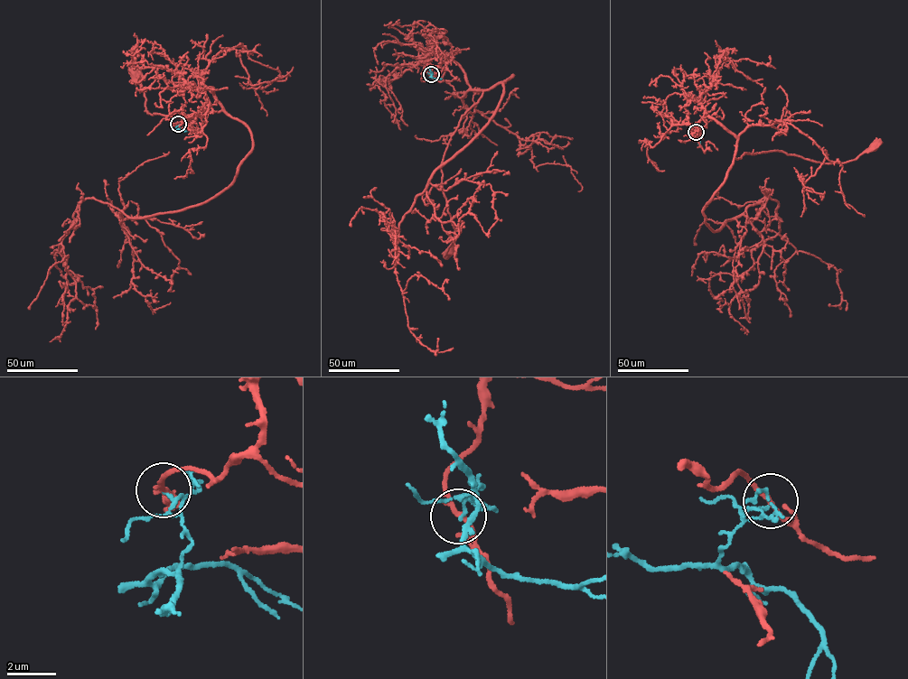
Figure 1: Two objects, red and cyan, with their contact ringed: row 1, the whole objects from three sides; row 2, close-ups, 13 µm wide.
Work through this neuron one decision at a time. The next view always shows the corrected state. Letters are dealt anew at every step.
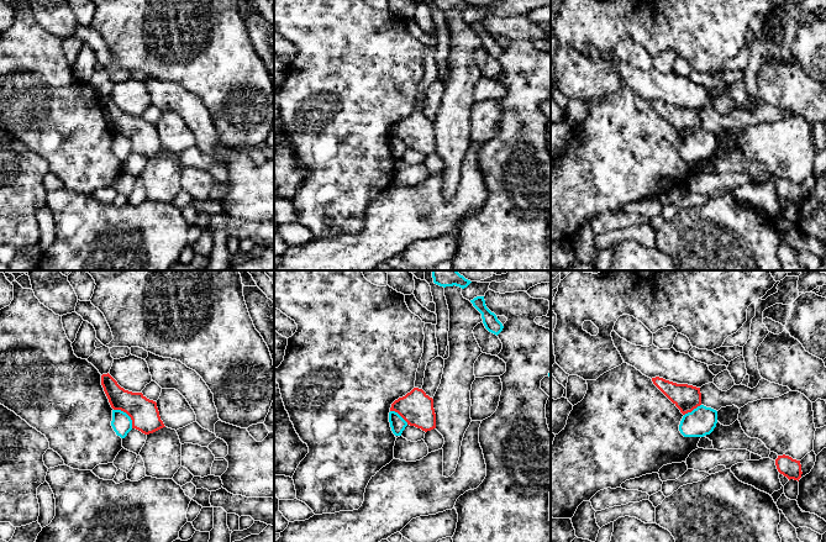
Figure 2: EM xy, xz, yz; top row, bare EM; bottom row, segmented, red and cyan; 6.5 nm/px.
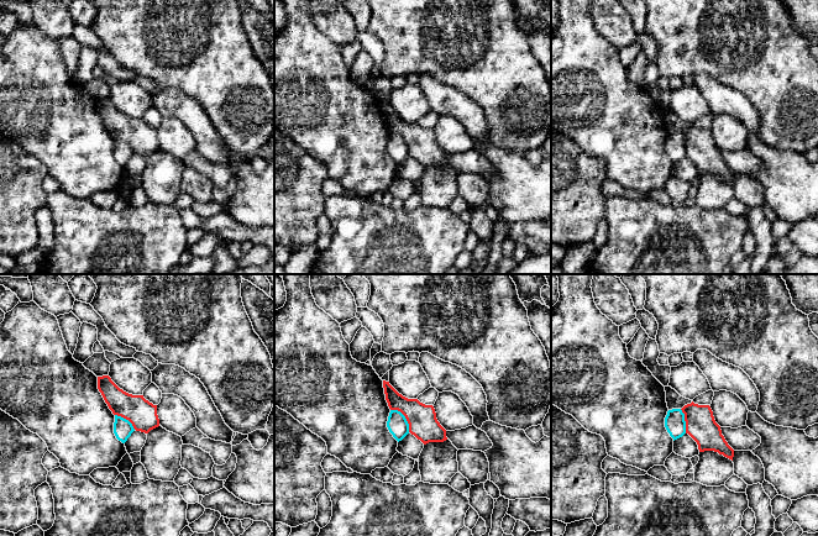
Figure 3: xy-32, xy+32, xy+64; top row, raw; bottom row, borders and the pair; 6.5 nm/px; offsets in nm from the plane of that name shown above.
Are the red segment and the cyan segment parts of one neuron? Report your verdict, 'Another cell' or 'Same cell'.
Another cell

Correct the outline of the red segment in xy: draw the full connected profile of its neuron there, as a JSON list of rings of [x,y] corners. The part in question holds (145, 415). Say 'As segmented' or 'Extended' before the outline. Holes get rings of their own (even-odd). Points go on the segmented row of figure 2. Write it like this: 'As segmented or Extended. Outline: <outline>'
As segmented. Outline: [[[109,373],[101,375],[101,385],[111,407],[131,417],[132,428],[149,435],[165,427],[156,401],[147,399],[142,393],[125,390]]]

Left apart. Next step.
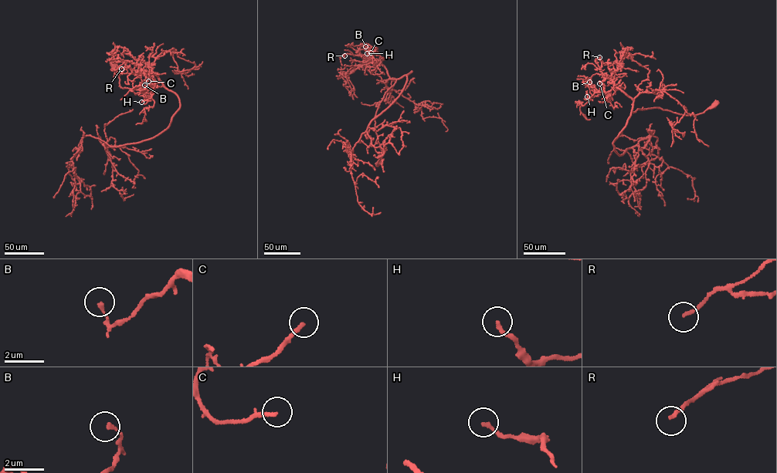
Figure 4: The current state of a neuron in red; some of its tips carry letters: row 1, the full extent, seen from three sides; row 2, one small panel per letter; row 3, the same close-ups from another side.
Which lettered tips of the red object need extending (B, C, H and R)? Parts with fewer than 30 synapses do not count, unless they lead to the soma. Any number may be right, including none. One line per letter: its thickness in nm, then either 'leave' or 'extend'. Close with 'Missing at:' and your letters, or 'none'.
B: calibre 170 nm; leave
C: calibre 190 nm; extend
H: calibre 190 nm; leave
R: calibre 160 nm; leave
Missing at: C

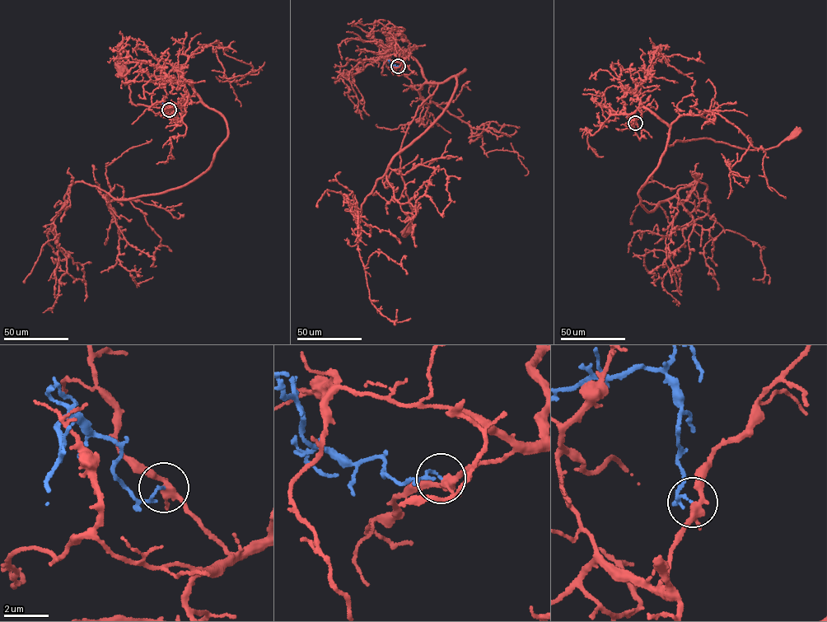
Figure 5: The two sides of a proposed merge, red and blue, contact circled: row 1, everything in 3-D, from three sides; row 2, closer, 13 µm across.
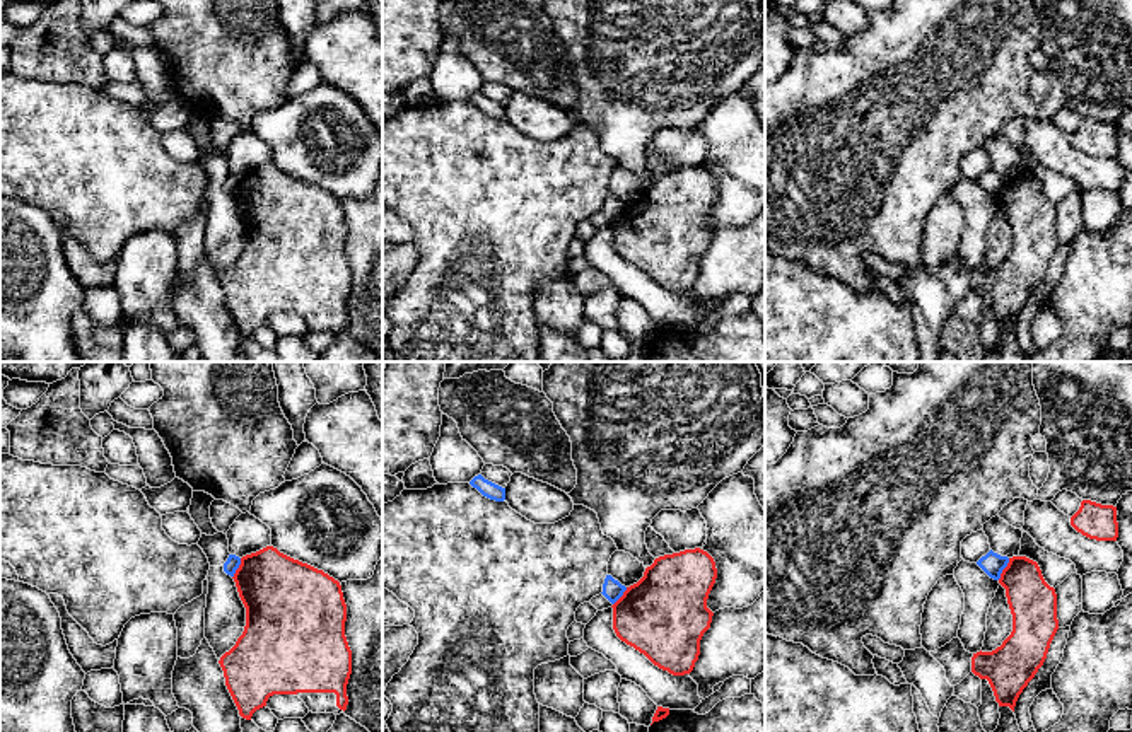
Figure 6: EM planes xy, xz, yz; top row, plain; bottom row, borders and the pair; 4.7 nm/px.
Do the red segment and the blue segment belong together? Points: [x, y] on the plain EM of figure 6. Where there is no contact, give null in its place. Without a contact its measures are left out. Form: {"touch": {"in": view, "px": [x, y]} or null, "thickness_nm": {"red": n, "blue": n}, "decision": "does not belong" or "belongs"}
{"touch": {"in": "yz", "px": [1004, 186]}, "thickness_nm": {"red": 220, "blue": 110}, "decision": "does not belong"}

